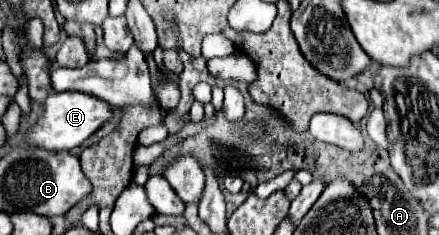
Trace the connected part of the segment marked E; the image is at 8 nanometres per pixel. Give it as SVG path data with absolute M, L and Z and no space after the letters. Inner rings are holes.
M80 91L52 93L46 99L42 119L38 121L36 127L28 131L28 141L48 151L70 151L82 145L90 135L94 135L98 129L102 129L110 121L112 121L112 107L98 97L84 95Z

